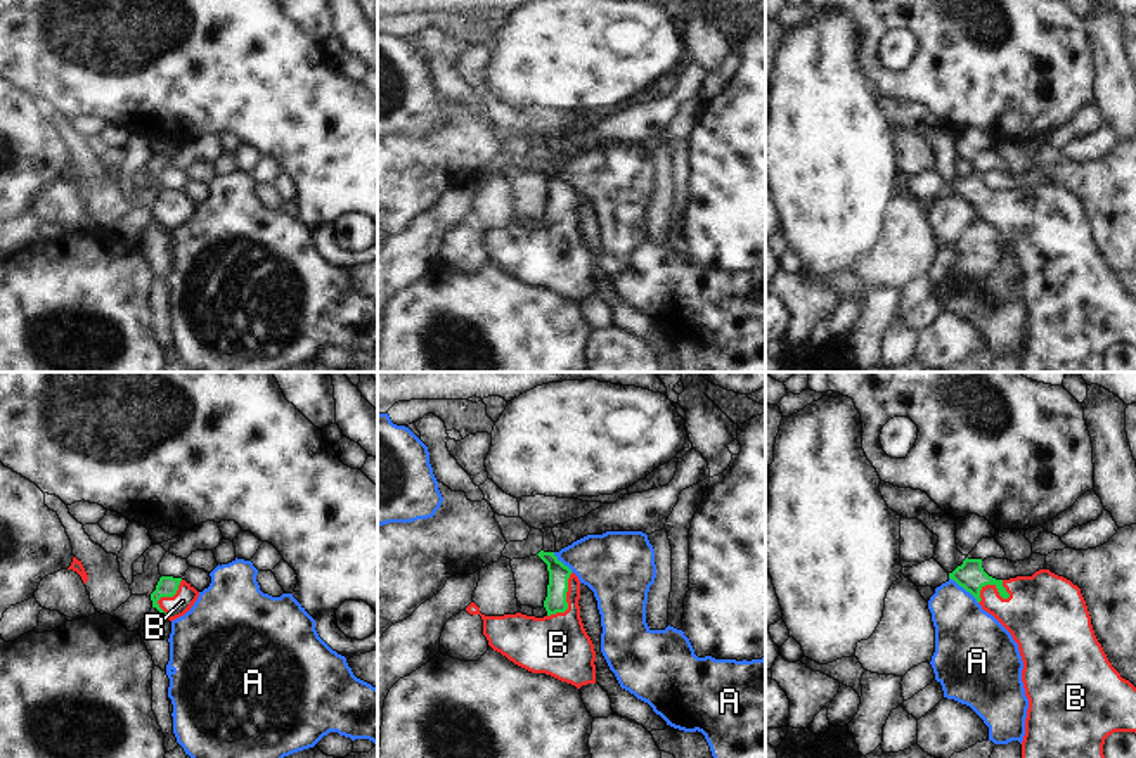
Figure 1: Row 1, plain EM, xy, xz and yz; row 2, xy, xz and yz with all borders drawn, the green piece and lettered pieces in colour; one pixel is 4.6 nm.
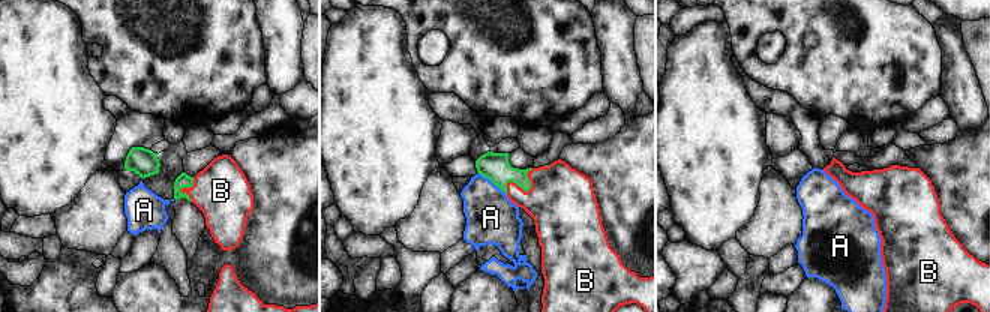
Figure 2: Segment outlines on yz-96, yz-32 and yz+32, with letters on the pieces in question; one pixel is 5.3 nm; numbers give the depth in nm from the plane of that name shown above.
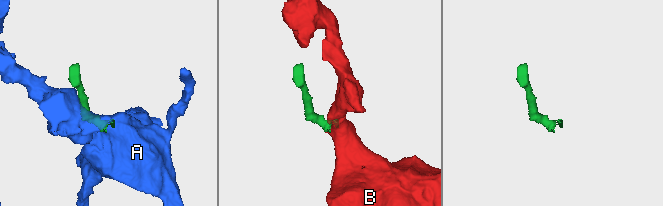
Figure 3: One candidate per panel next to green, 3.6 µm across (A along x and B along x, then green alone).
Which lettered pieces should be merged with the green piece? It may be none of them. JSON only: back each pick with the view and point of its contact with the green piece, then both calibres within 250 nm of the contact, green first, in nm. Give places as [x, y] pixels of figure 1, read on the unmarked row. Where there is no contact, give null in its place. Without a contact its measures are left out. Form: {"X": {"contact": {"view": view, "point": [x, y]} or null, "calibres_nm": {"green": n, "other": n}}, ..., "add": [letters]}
{"B": {"contact": {"view": "yz", "point": [996, 199]}, "calibres_nm": {"green": 140, "other": 360}}, "add": ["B"]}

